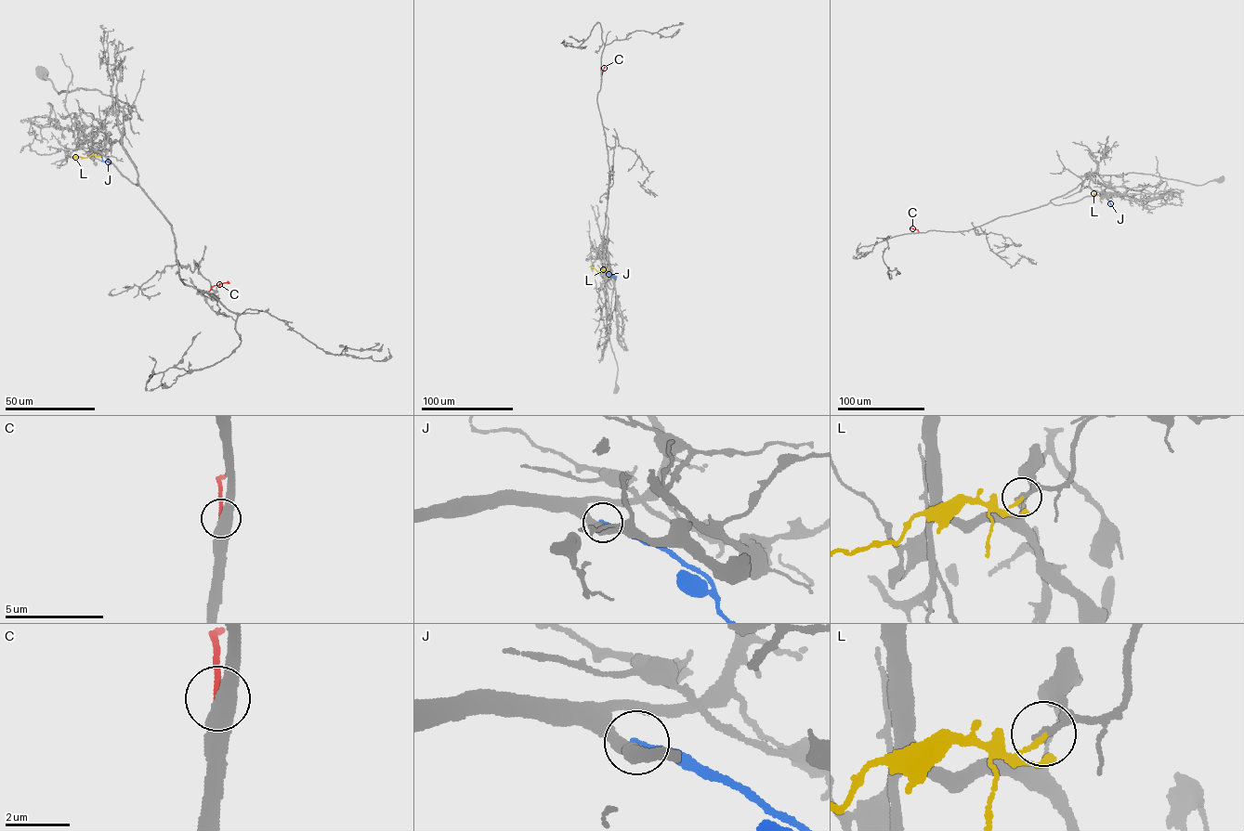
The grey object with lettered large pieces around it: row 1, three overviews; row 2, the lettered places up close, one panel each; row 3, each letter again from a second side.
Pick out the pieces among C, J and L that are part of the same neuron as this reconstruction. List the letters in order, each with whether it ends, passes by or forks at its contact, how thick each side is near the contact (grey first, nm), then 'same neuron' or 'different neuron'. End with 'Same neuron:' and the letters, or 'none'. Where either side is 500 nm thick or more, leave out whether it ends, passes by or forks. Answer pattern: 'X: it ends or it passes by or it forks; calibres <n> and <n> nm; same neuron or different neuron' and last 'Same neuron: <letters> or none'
C: it ends; calibres 440 and 180 nm; same neuron
J: it ends; calibres 400 and 220 nm; different neuron
L: it ends; calibres 190 and 130 nm; same neuron
Same neuron: C, L

